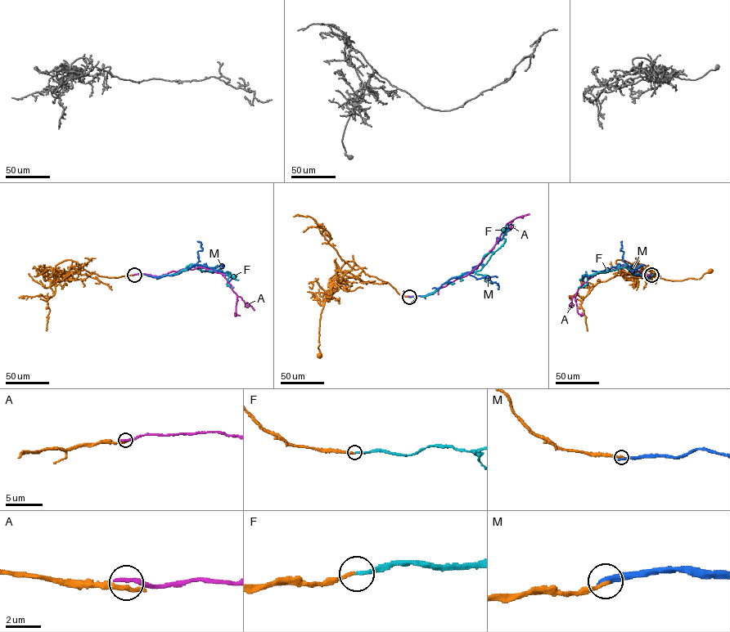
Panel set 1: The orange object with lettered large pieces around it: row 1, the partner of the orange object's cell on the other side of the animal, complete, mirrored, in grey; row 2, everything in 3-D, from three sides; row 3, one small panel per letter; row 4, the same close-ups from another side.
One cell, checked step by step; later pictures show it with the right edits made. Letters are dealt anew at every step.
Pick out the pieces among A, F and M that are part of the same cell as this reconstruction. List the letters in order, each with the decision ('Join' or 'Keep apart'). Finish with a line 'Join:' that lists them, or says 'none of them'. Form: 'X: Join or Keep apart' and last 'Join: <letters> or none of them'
A: Keep apart
F: Join
M: Keep apart
Join: F

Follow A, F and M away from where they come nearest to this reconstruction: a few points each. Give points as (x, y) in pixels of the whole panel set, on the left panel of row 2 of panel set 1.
A: (133, 275), (158, 276), (199, 266), (221, 273), (236, 295), (236, 315), (240, 316)
F: (134, 275), (160, 277), (177, 274), (191, 264), (220, 272), (228, 271), (230, 274), (227, 284), (233, 287)
M: (134, 274), (154, 277), (174, 275), (196, 264), (235, 275), (229, 282)

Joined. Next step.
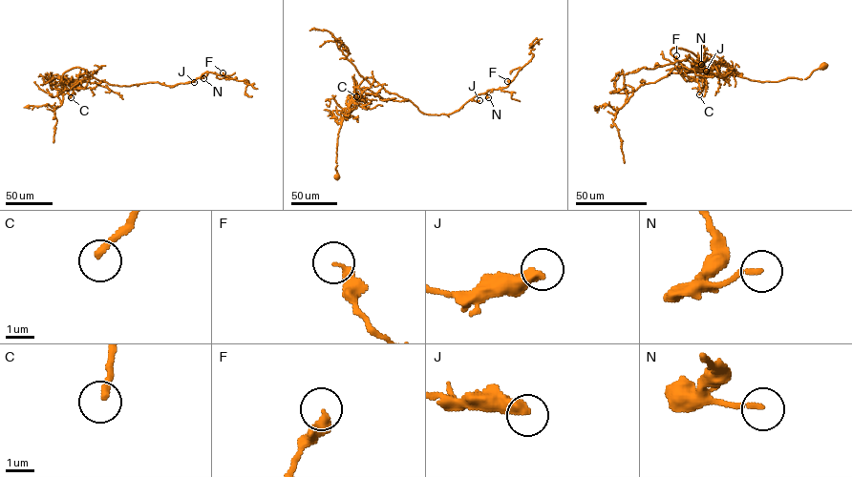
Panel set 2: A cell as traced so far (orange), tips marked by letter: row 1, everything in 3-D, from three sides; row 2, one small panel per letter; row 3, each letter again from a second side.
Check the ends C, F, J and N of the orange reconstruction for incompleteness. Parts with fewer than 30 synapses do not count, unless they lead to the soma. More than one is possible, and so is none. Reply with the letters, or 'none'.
C

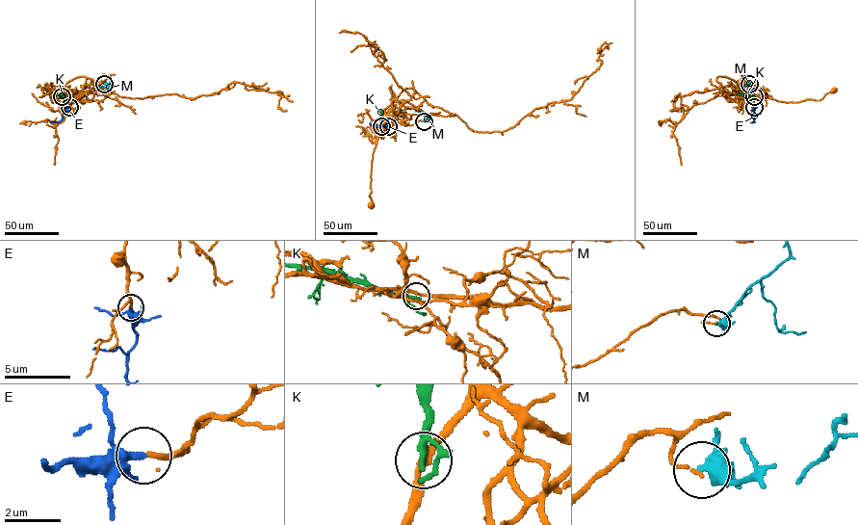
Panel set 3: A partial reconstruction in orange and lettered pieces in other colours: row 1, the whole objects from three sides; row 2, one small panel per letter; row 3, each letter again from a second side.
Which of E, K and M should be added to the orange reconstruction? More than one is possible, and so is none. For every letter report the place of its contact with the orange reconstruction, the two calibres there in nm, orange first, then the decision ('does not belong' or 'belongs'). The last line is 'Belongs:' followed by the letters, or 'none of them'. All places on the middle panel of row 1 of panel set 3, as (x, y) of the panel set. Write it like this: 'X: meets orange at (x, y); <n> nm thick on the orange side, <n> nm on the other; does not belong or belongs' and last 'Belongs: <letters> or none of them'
E: meets orange at (388, 126); 200 nm thick on the orange side, 200 nm on the other; belongs
K: meets orange at (381, 126); 240 nm thick on the orange side, 220 nm on the other; does not belong
M: meets orange at (424, 121); 90 nm thick on the orange side, 320 nm on the other; does not belong
Belongs: E

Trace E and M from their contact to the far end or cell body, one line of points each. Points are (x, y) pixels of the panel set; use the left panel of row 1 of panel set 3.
E: (69, 107), (61, 120), (50, 122)
M: (104, 84), (110, 88), (98, 87)

